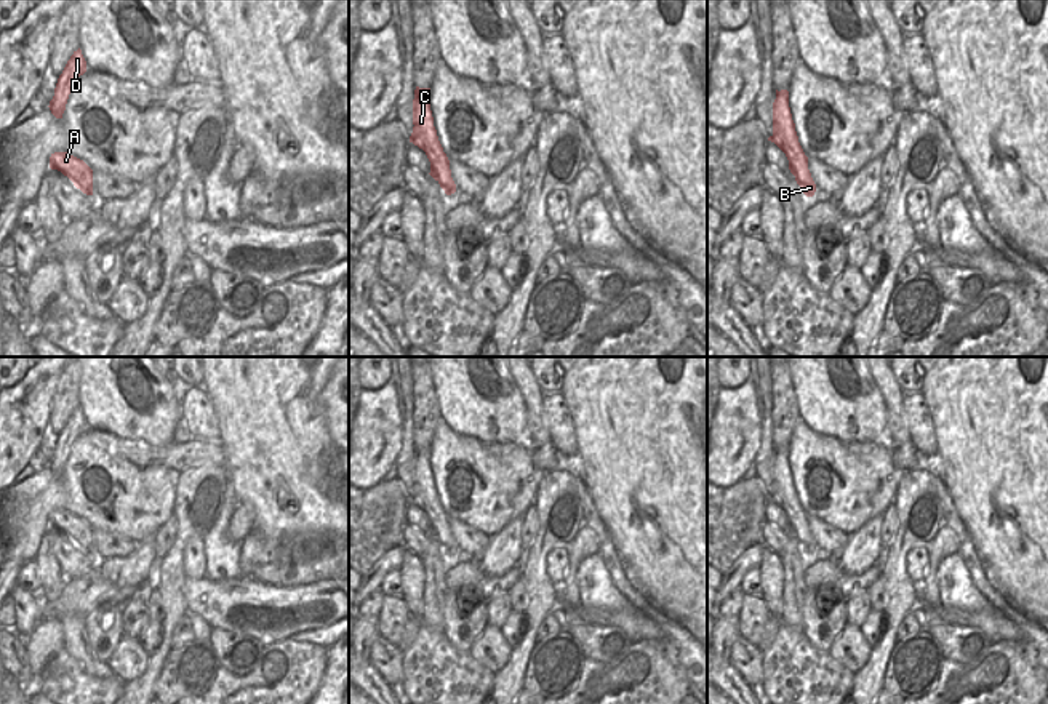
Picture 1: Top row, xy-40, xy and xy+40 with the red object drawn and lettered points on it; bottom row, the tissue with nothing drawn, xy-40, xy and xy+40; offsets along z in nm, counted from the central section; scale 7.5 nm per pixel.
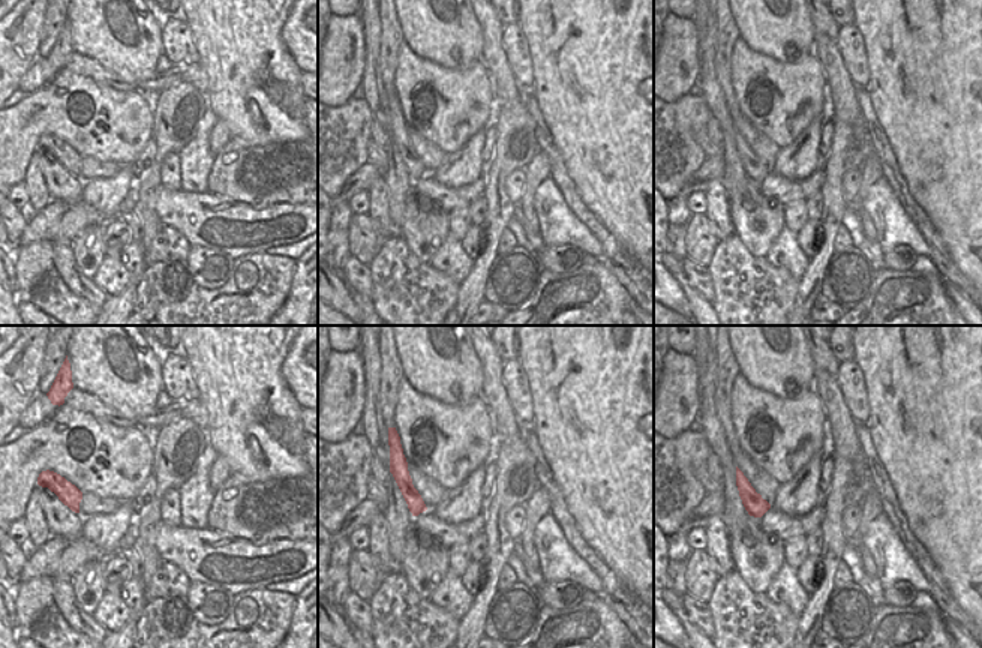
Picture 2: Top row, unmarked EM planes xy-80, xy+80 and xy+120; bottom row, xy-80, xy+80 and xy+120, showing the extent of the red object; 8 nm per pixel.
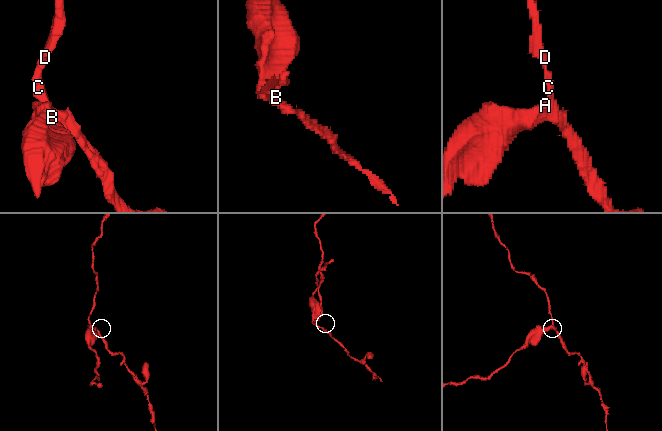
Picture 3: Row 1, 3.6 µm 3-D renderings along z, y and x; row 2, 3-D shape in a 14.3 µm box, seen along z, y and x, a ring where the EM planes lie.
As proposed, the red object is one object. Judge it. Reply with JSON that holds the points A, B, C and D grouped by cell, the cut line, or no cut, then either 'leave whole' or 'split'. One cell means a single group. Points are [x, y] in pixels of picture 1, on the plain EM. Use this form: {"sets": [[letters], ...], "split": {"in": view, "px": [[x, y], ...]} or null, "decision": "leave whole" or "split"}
{"sets": [["A"], ["B", "C", "D"]], "split": {"in": "xy", "px": [[431, 519], [439, 538]]}, "decision": "split"}

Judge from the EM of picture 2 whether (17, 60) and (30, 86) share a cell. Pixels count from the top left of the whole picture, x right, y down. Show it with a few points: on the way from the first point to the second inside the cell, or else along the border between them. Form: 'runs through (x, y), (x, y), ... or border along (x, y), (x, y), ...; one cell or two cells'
border along (36, 57), (17, 89); two cells

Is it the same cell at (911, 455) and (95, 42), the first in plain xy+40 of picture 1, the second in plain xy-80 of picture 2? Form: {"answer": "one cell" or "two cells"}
{"answer": "two cells"}

